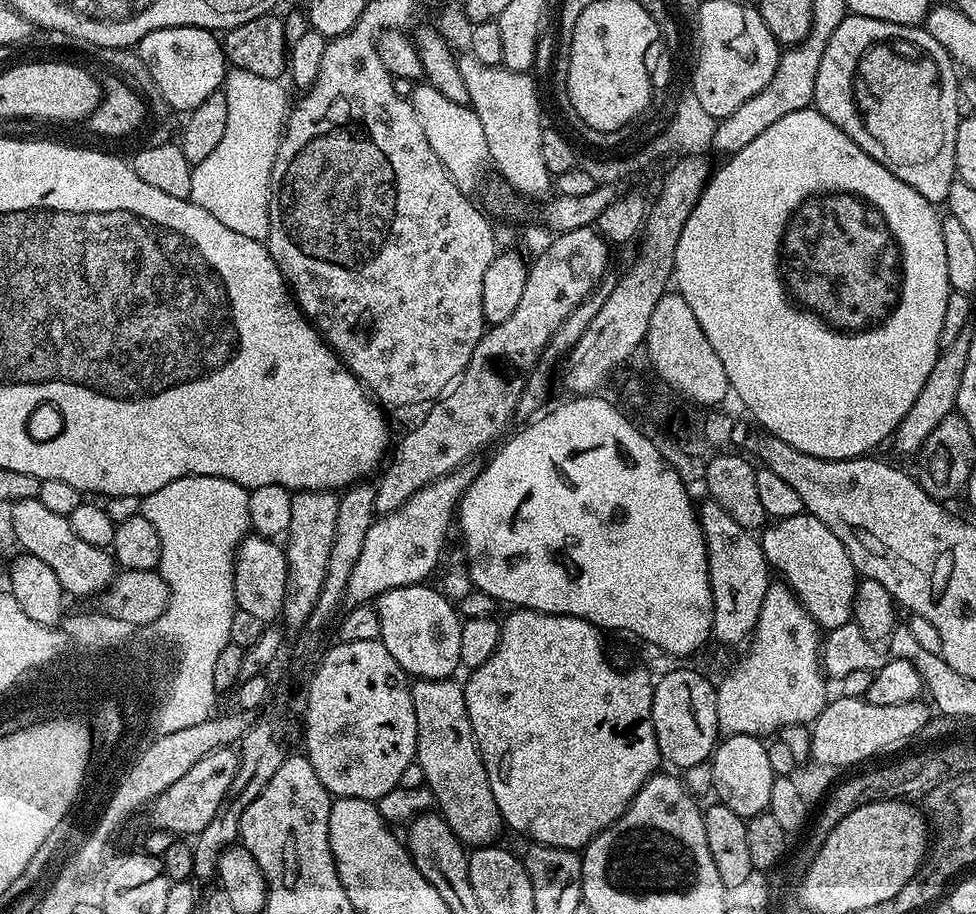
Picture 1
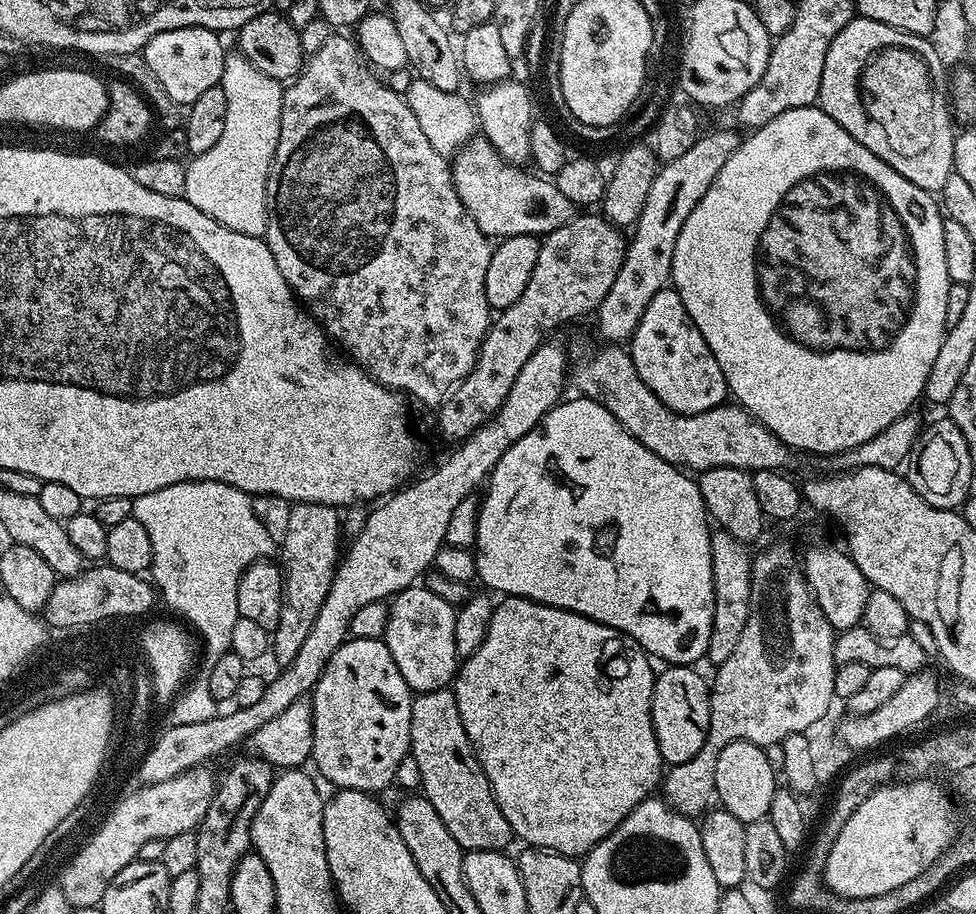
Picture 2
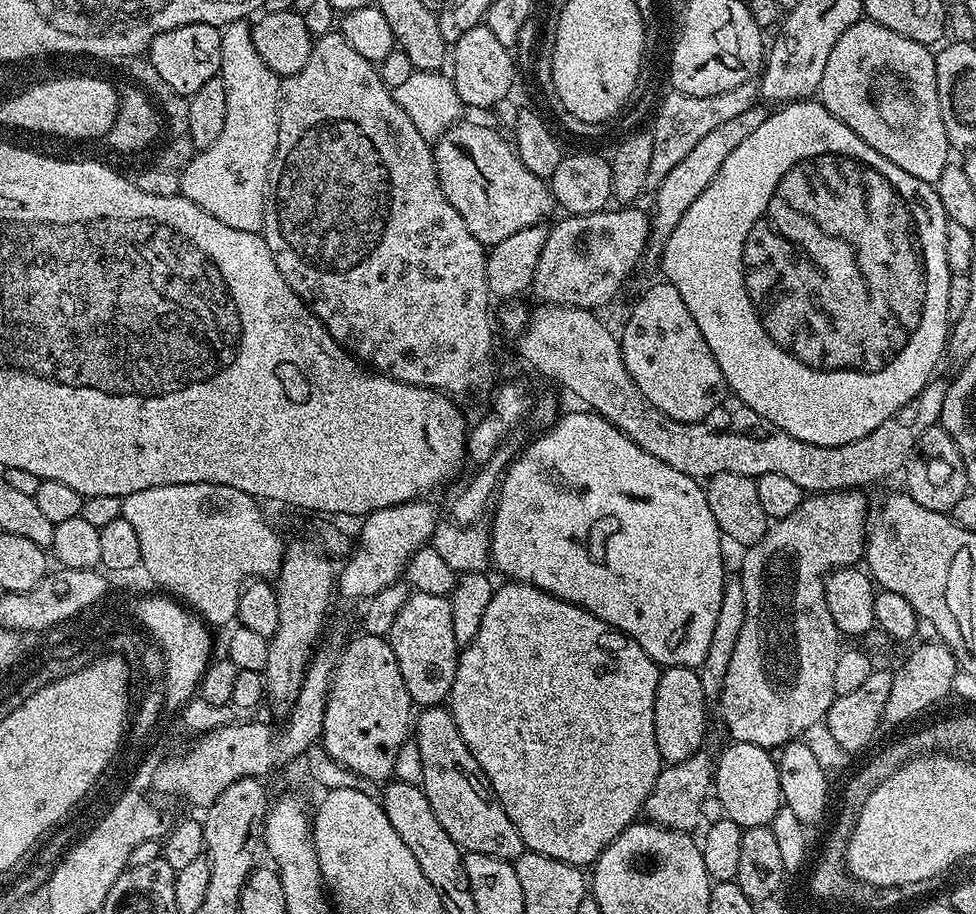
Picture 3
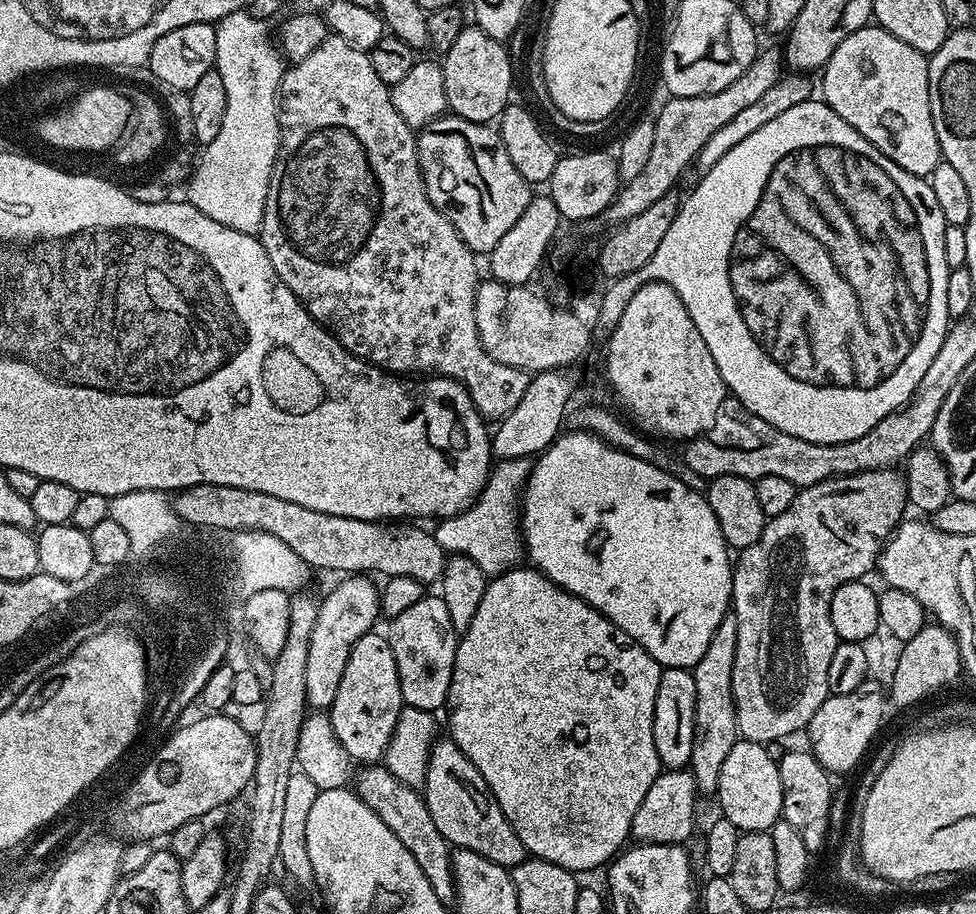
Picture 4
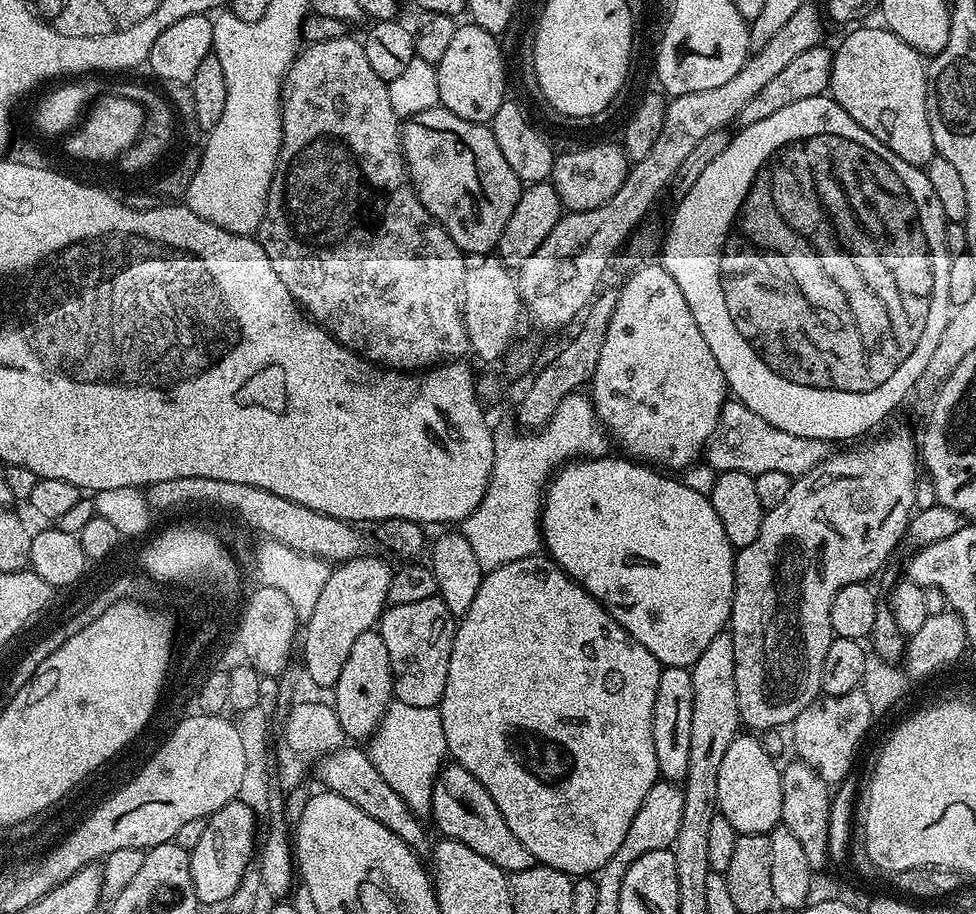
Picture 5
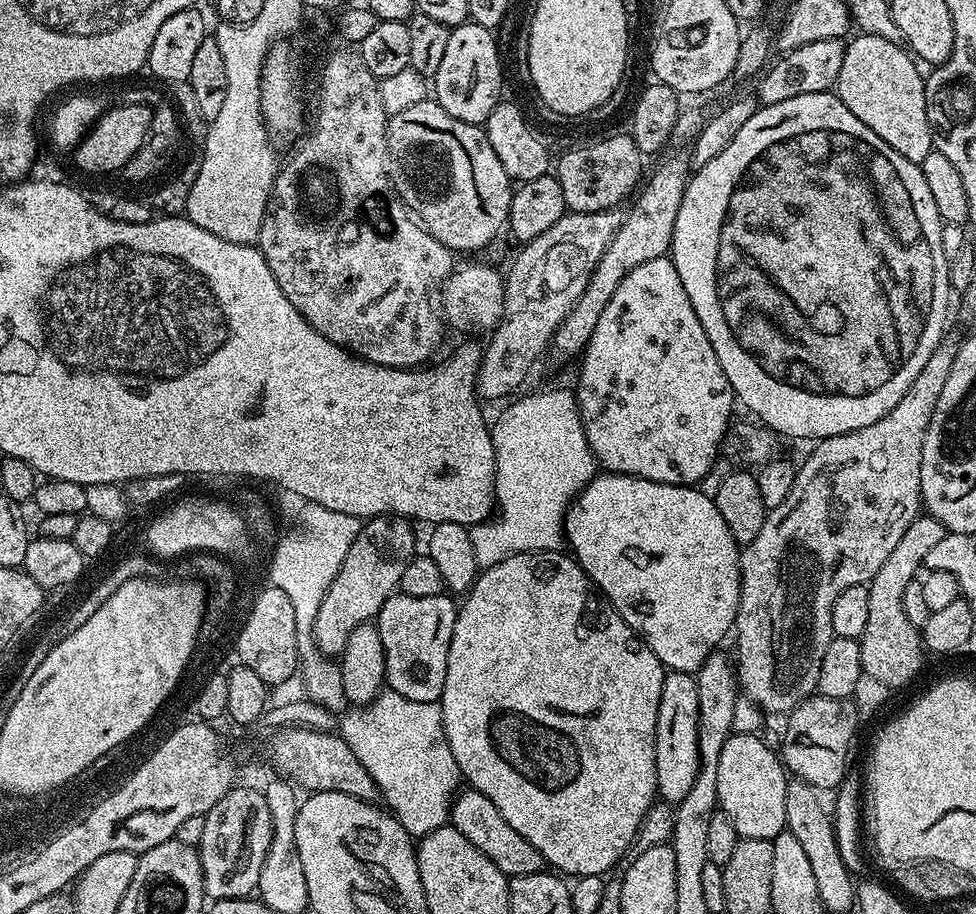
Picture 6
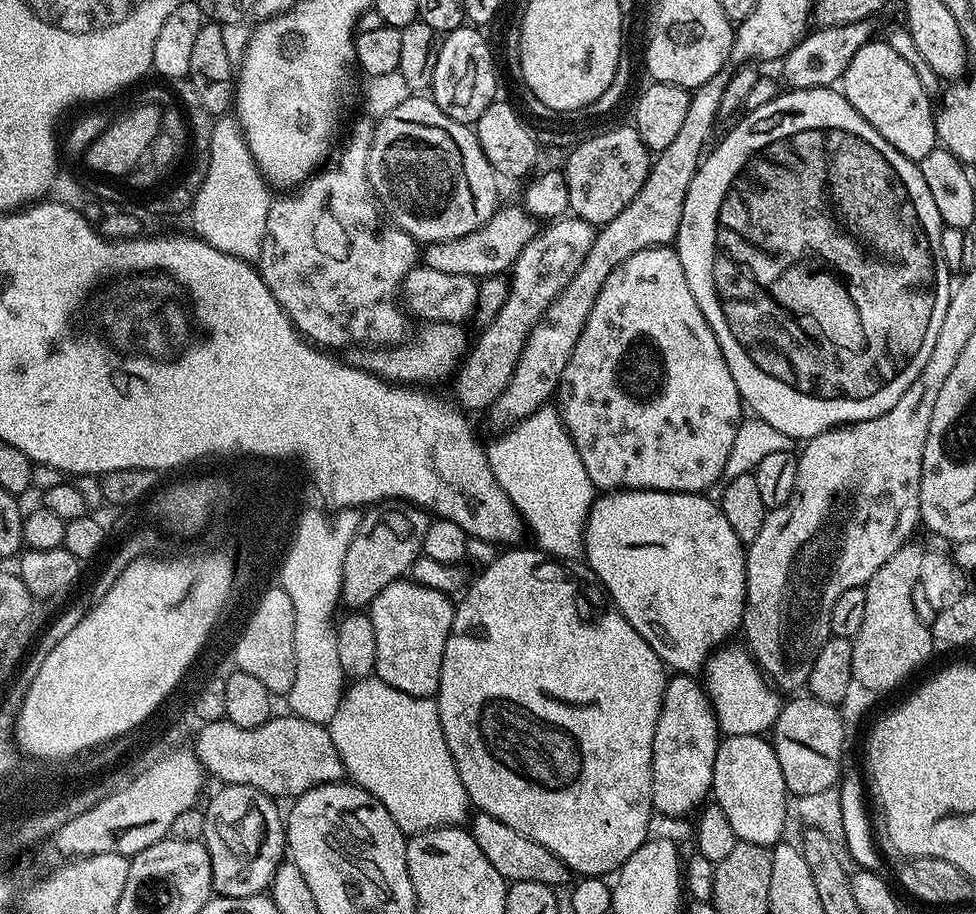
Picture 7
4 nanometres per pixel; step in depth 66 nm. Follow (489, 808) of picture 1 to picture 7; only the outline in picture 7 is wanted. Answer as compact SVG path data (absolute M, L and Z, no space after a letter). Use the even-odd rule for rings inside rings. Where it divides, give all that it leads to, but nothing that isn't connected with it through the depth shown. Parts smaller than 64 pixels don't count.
M476 812L470 820L470 831L474 842L478 842L478 850L486 854L490 866L502 874L505 882L542 882L554 890L559 889L559 884L569 883L570 873L562 858L546 850L546 846L518 834L518 830L510 830L506 822L498 822L498 818L485 812Z

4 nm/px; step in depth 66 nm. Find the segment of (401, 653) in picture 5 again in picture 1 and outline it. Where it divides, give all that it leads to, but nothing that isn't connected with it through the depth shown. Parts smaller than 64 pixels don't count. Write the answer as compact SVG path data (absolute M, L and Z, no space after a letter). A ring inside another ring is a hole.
M427 583L411 584L376 597L374 607L380 623L379 641L386 646L386 650L390 650L390 658L394 658L394 662L398 662L398 666L409 677L417 680L447 680L455 673L452 672L455 668L461 667L458 649L462 643L462 617L457 605L439 587L428 587Z

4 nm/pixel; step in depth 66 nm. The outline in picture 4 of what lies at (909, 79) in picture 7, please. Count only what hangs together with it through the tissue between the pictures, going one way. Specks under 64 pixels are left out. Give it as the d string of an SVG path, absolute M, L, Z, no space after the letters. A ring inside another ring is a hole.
M869 26L859 28L854 34L842 38L838 42L838 50L830 54L822 69L824 81L819 81L818 88L822 93L825 104L829 104L842 118L842 122L850 122L862 138L866 138L886 158L890 158L902 170L915 176L929 177L934 166L938 166L942 159L938 146L938 134L934 134L934 118L930 118L930 90L928 89L928 56L914 50L914 46L906 46L894 34L890 34L882 27Z

